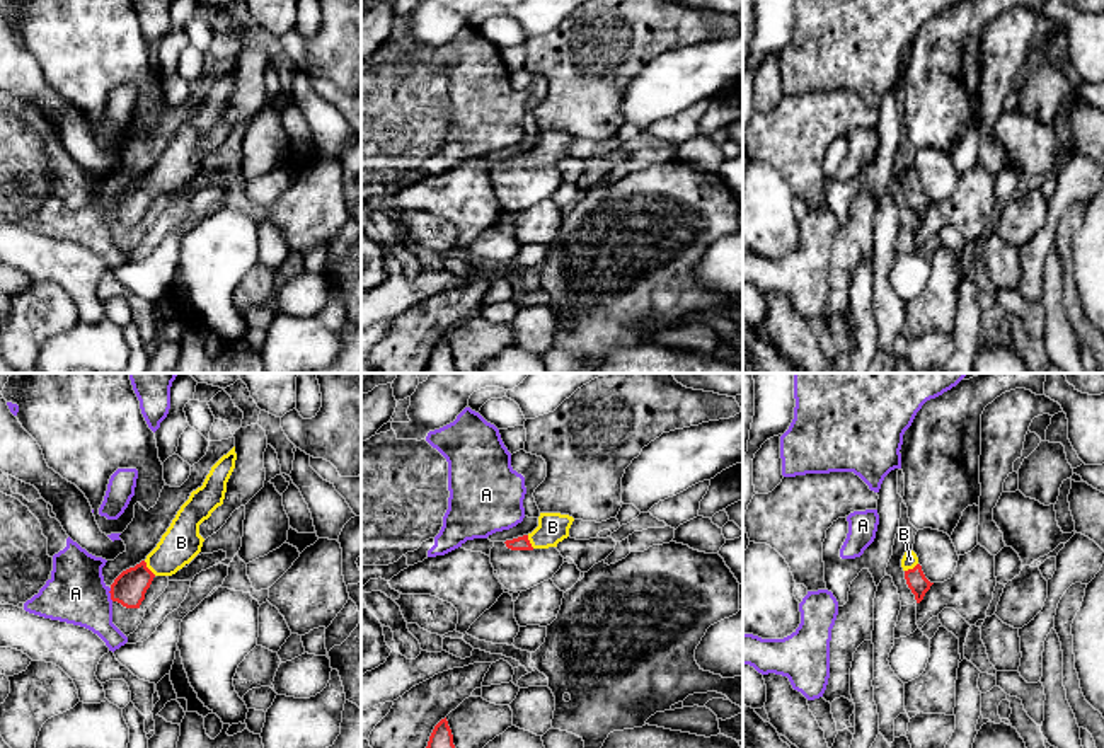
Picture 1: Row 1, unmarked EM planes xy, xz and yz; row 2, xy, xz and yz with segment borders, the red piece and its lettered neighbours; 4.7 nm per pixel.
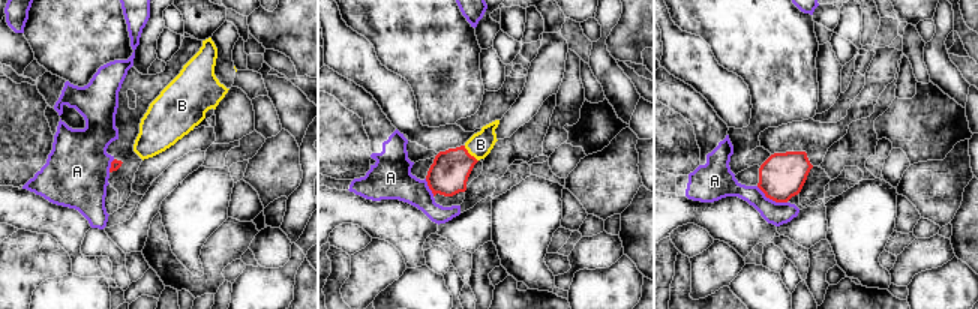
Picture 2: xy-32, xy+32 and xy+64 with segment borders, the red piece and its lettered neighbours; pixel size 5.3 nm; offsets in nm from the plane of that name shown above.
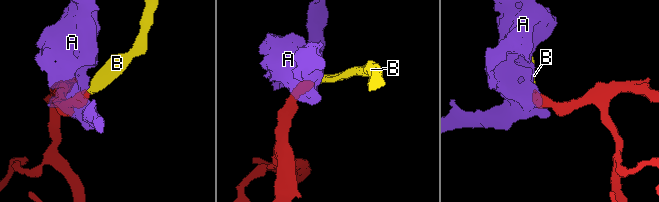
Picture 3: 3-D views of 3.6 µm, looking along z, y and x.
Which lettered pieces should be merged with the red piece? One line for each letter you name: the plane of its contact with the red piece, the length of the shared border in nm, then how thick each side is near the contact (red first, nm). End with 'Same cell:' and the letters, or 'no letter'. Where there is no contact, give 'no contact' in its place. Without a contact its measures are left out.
B: contact in xy; length 90 nm; calibres 160 and 180 nm
Same cell: B

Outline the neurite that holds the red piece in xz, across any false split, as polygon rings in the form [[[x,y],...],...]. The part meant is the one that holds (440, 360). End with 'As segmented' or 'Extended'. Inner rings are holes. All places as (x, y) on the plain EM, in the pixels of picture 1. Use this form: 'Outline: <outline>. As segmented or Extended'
Outline: [[[446,336],[434,344],[424,373],[460,373],[453,363],[453,353]]]. As segmented

